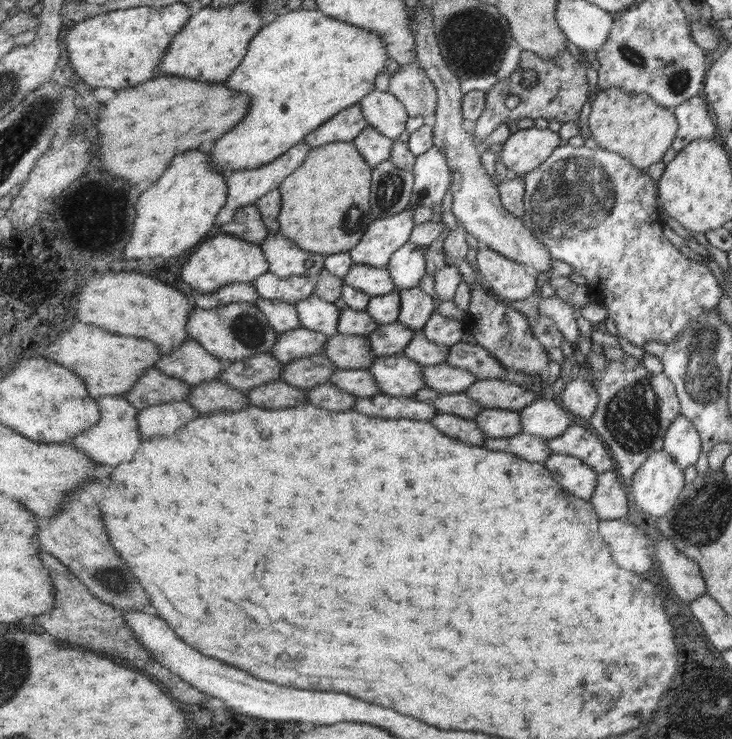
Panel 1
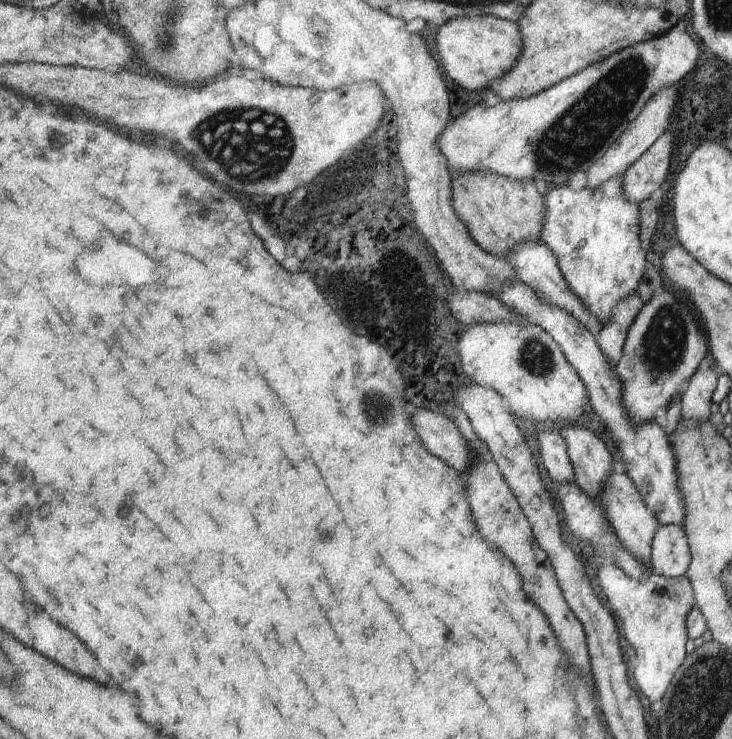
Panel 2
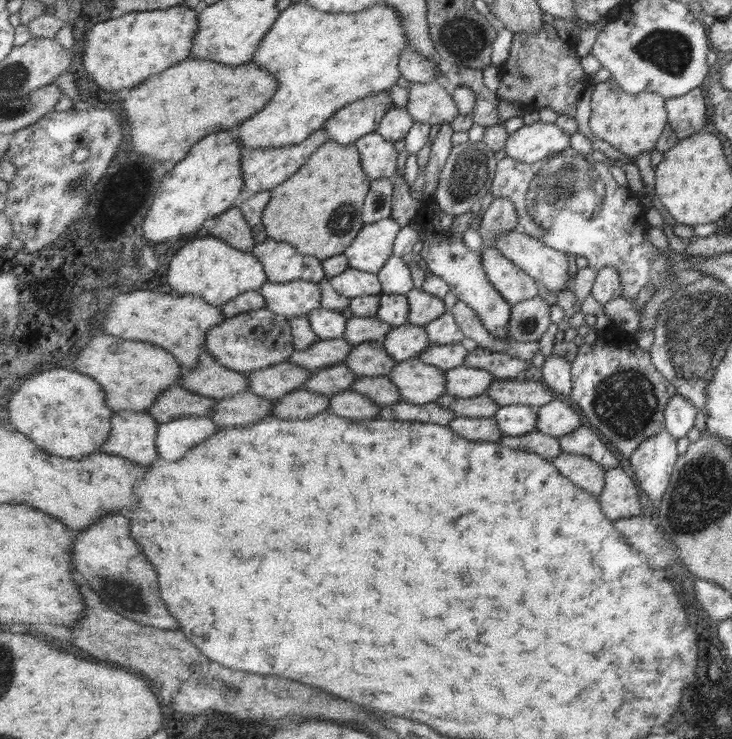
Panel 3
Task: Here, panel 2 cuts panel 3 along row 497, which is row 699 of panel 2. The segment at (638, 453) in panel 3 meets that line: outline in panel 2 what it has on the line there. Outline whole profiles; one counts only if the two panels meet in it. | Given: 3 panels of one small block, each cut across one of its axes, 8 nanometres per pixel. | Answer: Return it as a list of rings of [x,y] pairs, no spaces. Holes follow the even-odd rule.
[[[600,561],[600,567],[599,564],[597,567],[597,577],[611,605],[612,614],[617,614],[617,619],[621,621],[622,637],[635,651],[635,660],[631,666],[635,685],[649,700],[649,704],[655,704],[661,700],[669,680],[675,677],[677,668],[686,658],[684,647],[687,636],[684,621],[694,606],[689,580],[685,575],[666,578],[651,573],[647,579],[637,581],[628,578],[612,563]]]

